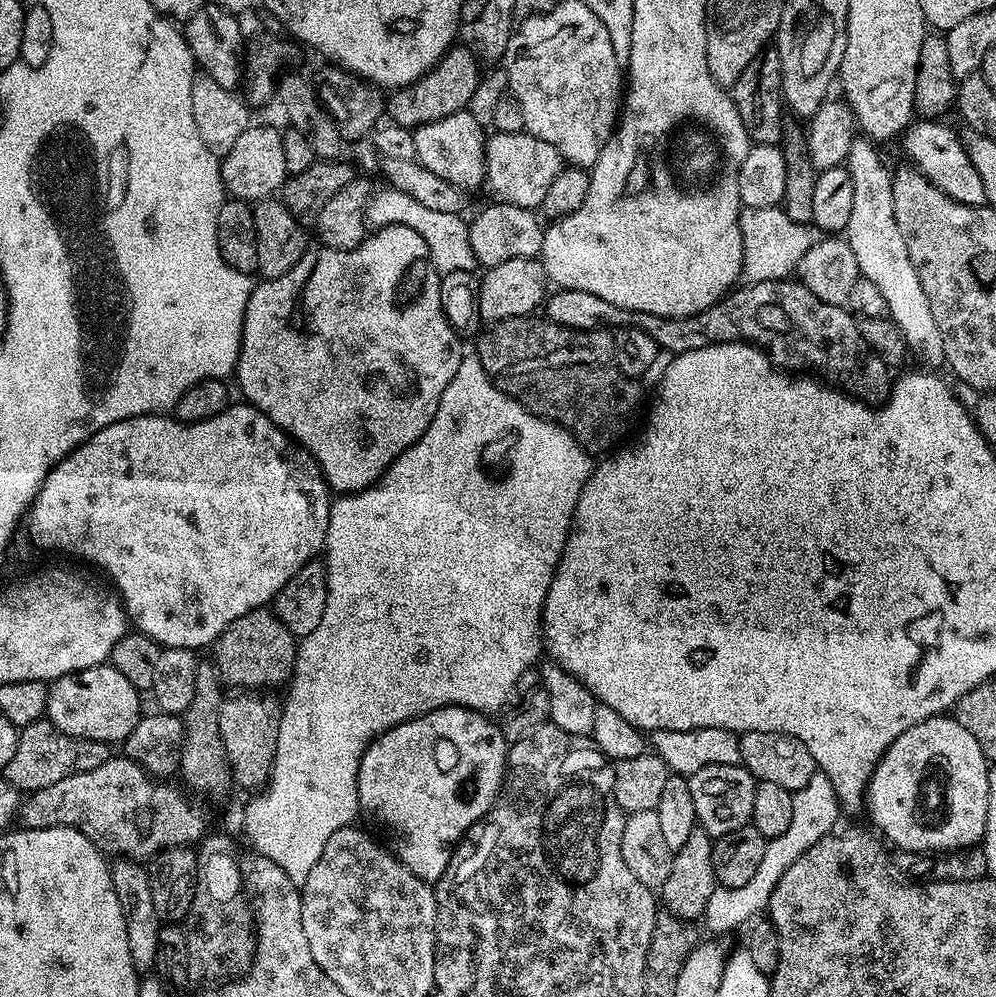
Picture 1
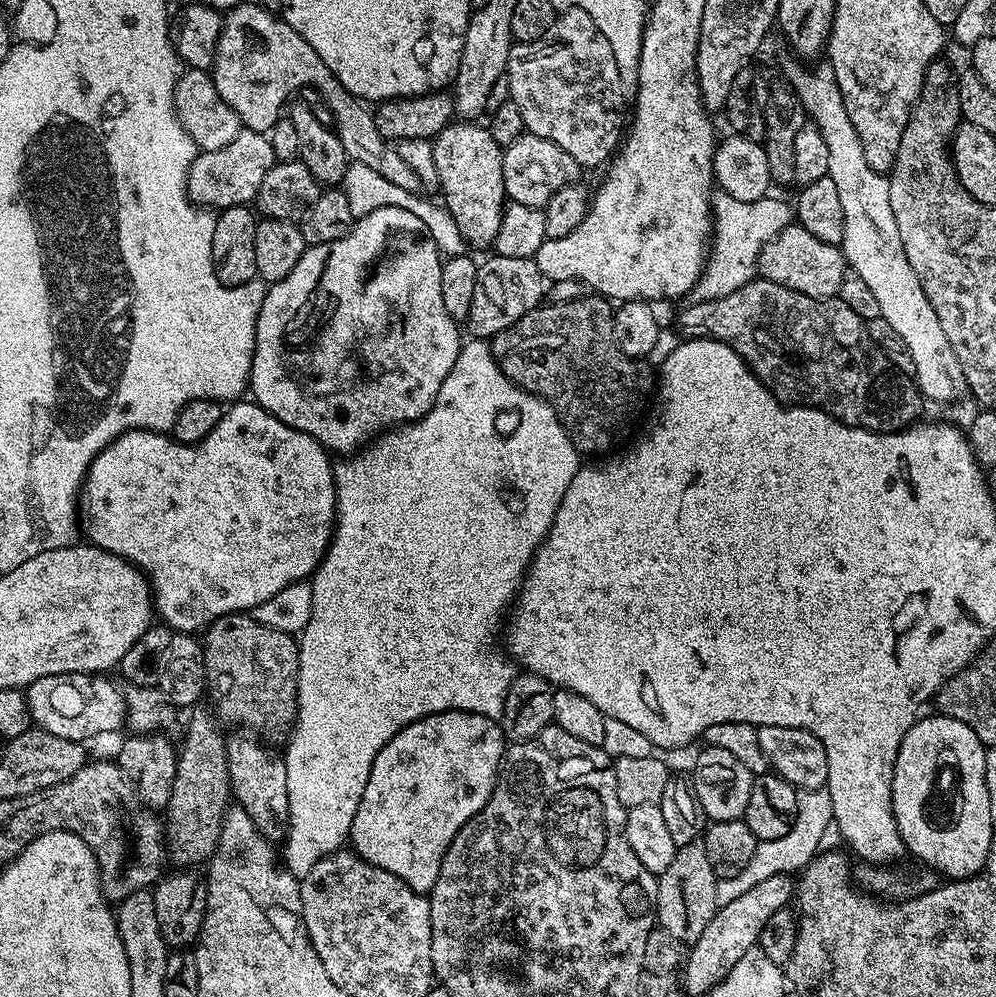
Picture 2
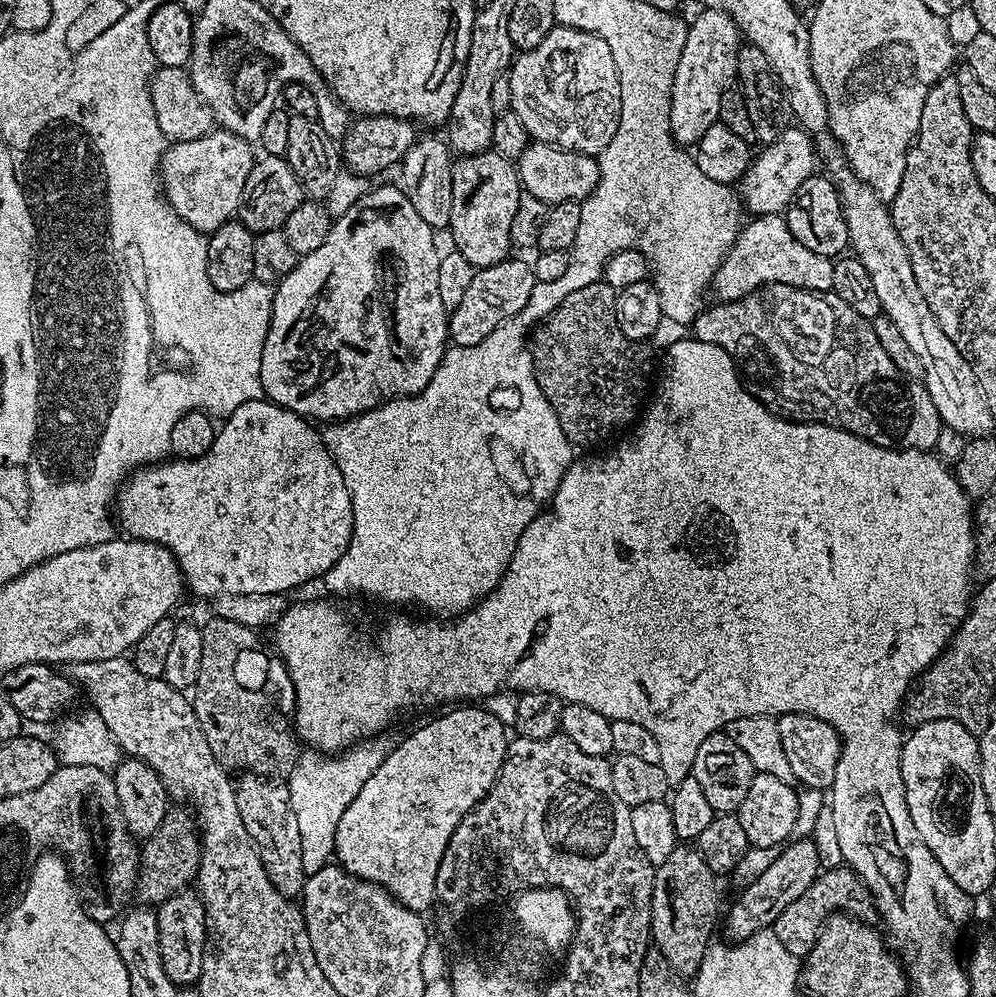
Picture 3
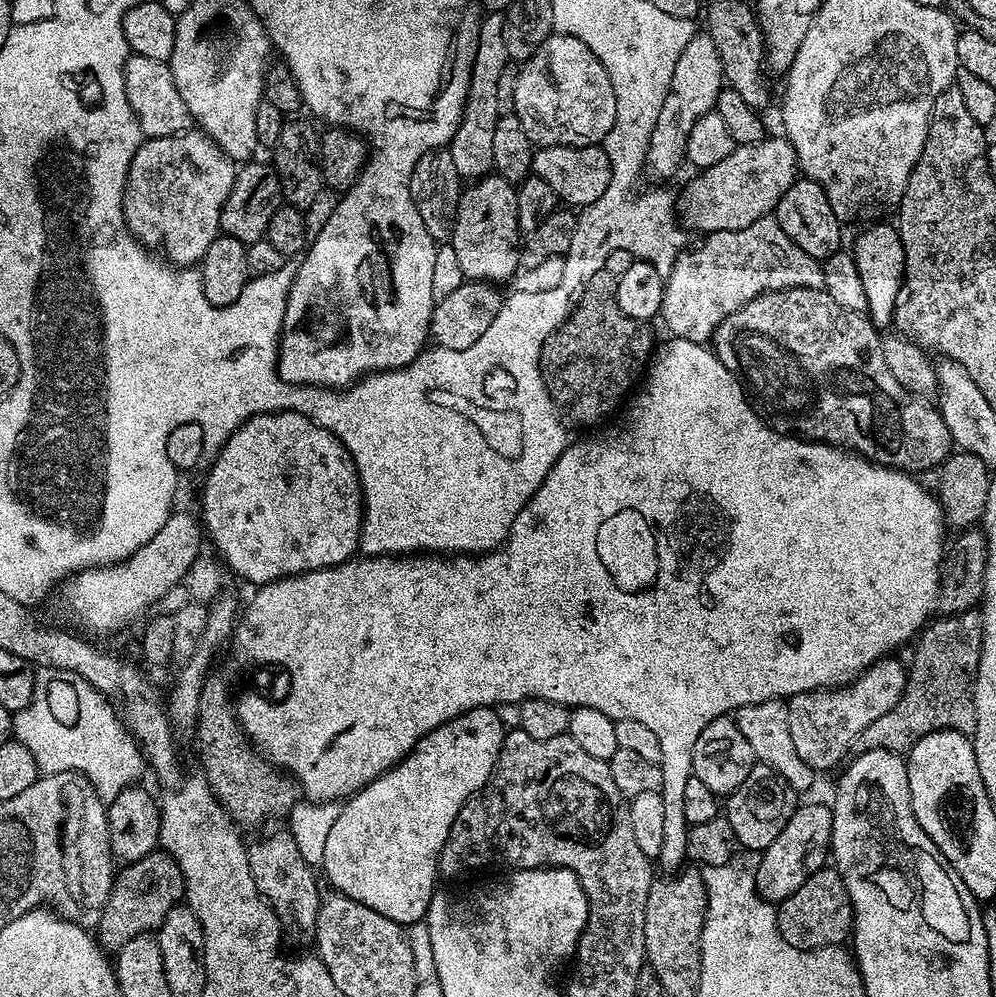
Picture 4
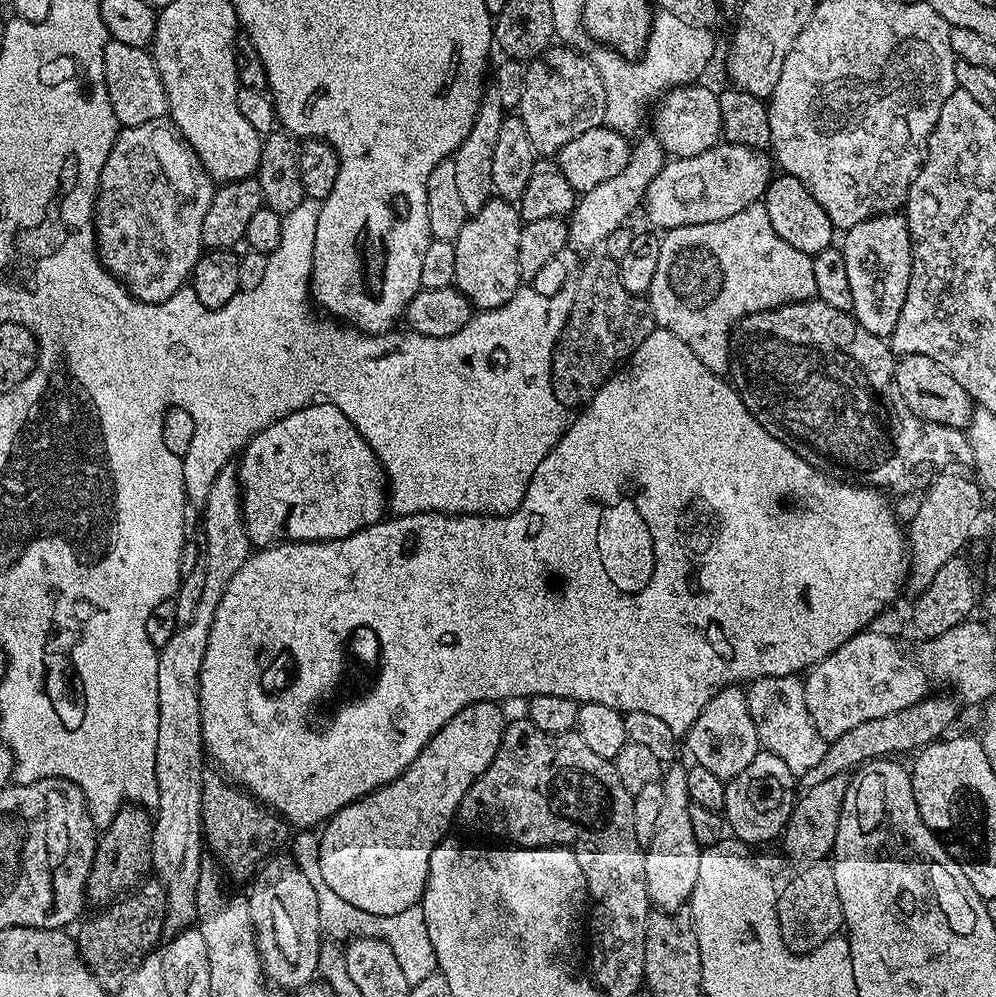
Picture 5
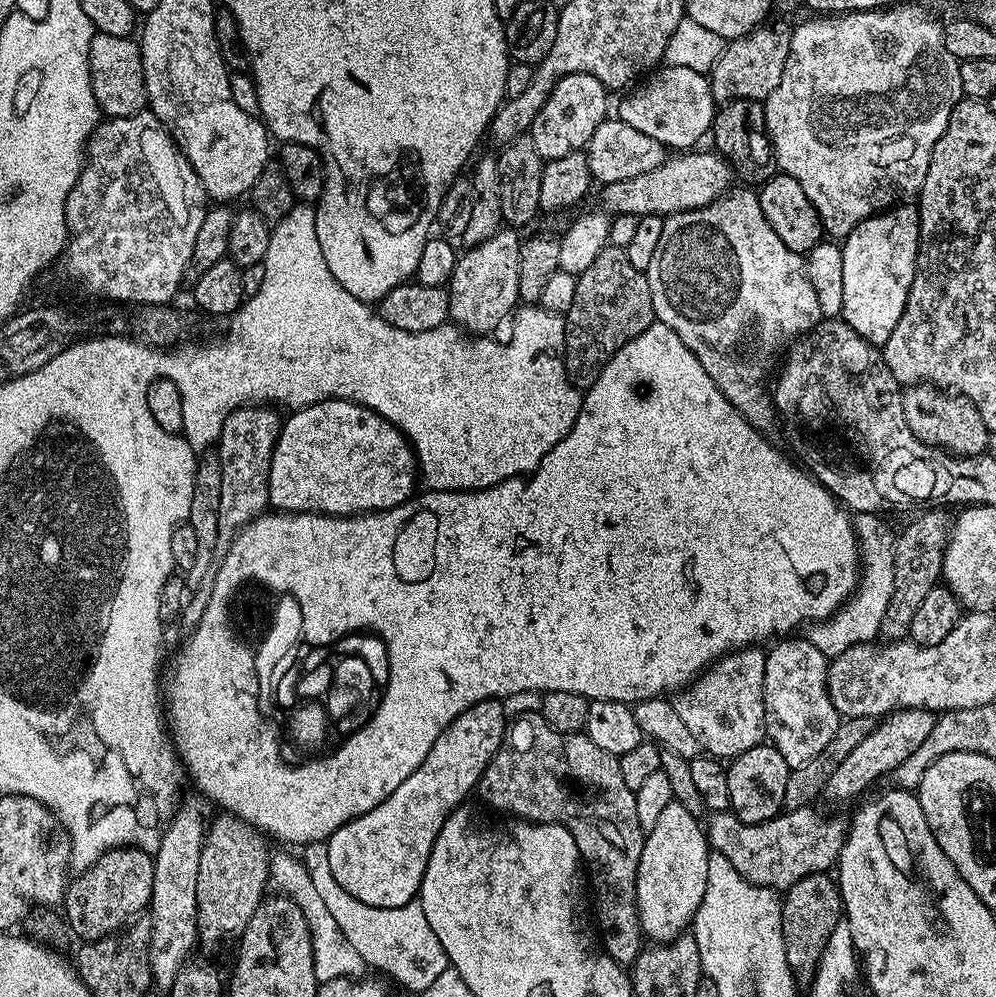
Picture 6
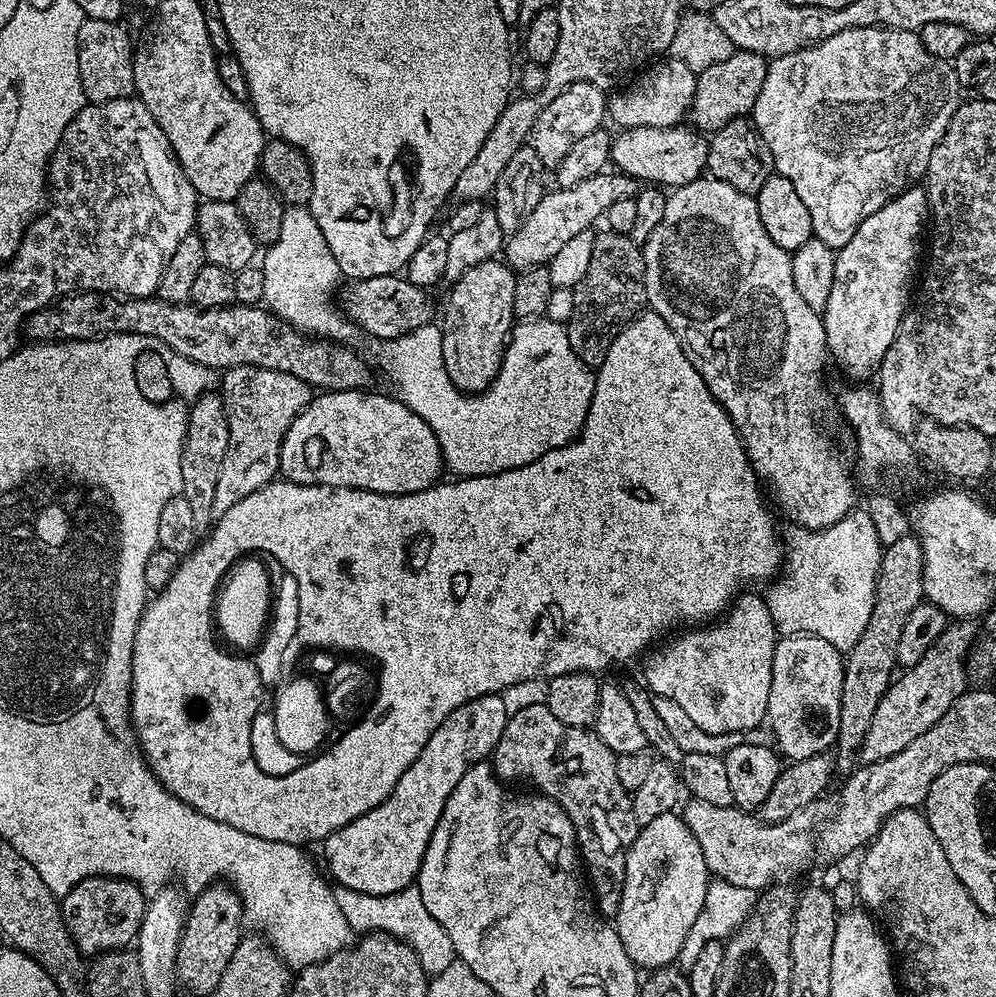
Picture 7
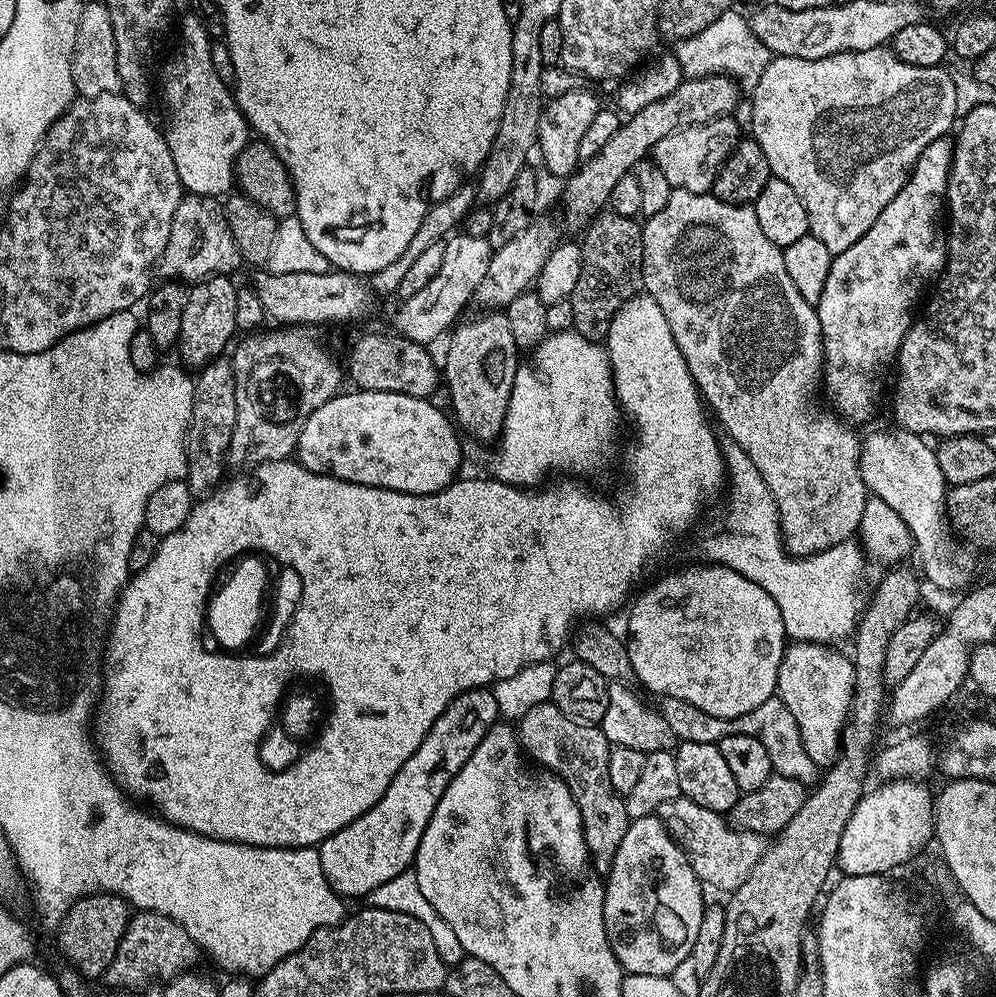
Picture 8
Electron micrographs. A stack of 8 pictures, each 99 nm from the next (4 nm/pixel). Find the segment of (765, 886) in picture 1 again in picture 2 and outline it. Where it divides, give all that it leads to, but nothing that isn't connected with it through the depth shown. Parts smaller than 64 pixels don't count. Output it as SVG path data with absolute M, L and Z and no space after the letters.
M827 787L809 792L801 791L796 797L796 821L792 823L792 828L786 830L786 834L782 834L782 838L757 843L754 858L750 858L750 862L746 866L746 870L742 870L742 874L738 874L735 878L717 879L717 905L734 902L734 898L746 894L746 890L754 890L754 886L758 886L760 882L766 882L766 878L774 878L774 874L799 873L821 851L820 843L823 842L828 828L830 832L833 824L832 803Z

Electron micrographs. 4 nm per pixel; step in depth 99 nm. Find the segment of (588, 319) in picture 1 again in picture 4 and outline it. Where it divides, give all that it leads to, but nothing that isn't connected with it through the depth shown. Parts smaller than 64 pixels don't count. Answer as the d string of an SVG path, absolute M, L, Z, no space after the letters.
M786 288L783 292L763 292L758 298L746 302L746 306L734 310L734 314L730 314L716 327L716 335L712 337L710 344L722 366L726 366L730 374L734 374L746 385L746 395L752 401L752 408L759 412L765 424L770 425L775 432L782 432L785 436L799 436L802 440L811 440L817 444L830 444L833 448L847 448L876 464L898 468L901 472L921 474L927 468L939 469L954 448L950 430L940 417L940 409L935 403L922 396L913 396L906 390L906 386L898 382L898 378L894 378L894 374L890 374L886 358L882 358L881 339L881 333L867 315L842 310L842 306L838 306L838 302L834 302L828 292L818 288Z

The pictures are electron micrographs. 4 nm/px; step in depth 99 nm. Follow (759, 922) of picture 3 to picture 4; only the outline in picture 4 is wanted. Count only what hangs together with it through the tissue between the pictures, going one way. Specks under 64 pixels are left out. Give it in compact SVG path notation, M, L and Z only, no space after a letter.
M804 804L797 807L796 813L782 826L782 834L770 842L755 865L756 888L758 895L769 902L779 902L790 898L810 874L825 867L830 860L832 847L832 809L825 804Z

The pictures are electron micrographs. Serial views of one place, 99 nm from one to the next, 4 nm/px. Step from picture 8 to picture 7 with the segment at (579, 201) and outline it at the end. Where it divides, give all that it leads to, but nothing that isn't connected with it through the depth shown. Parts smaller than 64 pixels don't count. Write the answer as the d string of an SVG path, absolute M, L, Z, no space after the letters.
M740 50L726 62L699 72L696 78L696 93L690 109L690 120L693 120L691 123L701 133L715 134L732 120L747 117L762 90L762 82L766 82L768 65L769 61L758 53Z

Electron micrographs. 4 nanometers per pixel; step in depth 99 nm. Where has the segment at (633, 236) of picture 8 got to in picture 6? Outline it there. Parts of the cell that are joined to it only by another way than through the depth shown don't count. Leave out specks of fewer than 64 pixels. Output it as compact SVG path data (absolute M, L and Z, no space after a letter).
M609 246L602 250L602 254L598 254L598 258L594 258L594 263L576 277L576 289L574 290L574 302L570 302L568 311L564 316L564 369L569 380L575 387L586 390L598 378L598 374L602 374L602 370L606 366L606 362L610 362L610 358L614 358L614 354L618 350L622 350L622 346L626 346L626 342L630 342L630 338L638 338L638 334L642 334L642 330L646 330L650 325L657 323L656 311L654 310L654 302L650 298L650 286L648 285L648 277L645 273L634 270L634 266L630 266L630 258L627 251L623 247Z

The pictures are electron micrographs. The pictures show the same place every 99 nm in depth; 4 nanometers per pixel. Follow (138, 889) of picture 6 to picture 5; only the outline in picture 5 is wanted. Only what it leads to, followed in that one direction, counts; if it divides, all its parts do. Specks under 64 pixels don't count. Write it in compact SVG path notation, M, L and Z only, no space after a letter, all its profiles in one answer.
M128 806L106 825L105 832L108 833L105 836L103 833L96 841L92 869L84 884L84 895L87 903L107 906L121 894L135 889L149 875L152 867L153 823L153 817L147 807Z

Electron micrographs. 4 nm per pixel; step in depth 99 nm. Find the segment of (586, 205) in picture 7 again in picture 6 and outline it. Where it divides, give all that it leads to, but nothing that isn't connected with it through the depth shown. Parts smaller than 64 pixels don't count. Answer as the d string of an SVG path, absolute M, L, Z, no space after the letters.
M688 150L676 154L673 158L665 158L662 166L654 166L654 170L646 170L646 174L638 174L638 178L626 178L622 182L603 185L604 204L608 210L637 217L663 216L673 212L689 212L707 204L713 204L733 187L734 173L727 160L715 151L700 152Z

